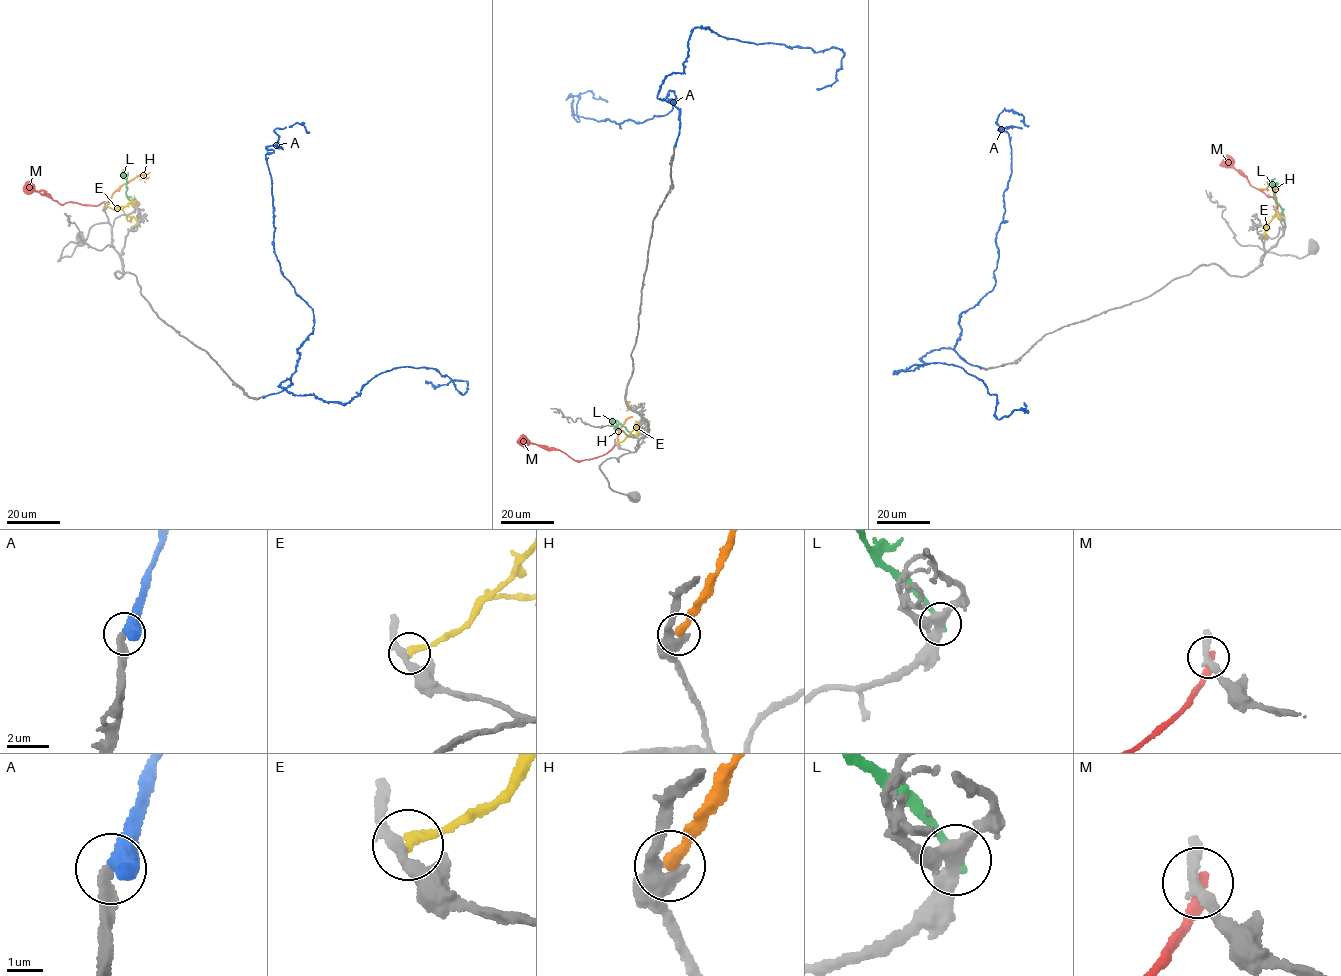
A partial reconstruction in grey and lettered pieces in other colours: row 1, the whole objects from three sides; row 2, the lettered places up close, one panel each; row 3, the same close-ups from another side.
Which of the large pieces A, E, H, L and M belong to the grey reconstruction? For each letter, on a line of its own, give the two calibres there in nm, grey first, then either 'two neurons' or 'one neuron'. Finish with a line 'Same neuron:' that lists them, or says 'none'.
A: 260 nm thick on the grey side, 550 nm on the other; one neuron
E: 260 nm thick on the grey side, 280 nm on the other; two neurons
H: 400 nm thick on the grey side, 320 nm on the other; two neurons
L: 360 nm thick on the grey side, 320 nm on the other; two neurons
M: 260 nm thick on the grey side, 320 nm on the other; two neurons
Same neuron: A

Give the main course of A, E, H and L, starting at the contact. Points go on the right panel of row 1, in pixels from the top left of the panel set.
A: (980, 367), (954, 347), (959, 316), (995, 282), (1011, 154), (999, 129), (1021, 128), (997, 118), (1028, 127)
E: (1275, 210), (1273, 218), (1264, 226), (1267, 230), (1264, 227)
H: (1276, 213), (1275, 188), (1259, 189)
L: (1284, 221), (1270, 180), (1268, 184)

